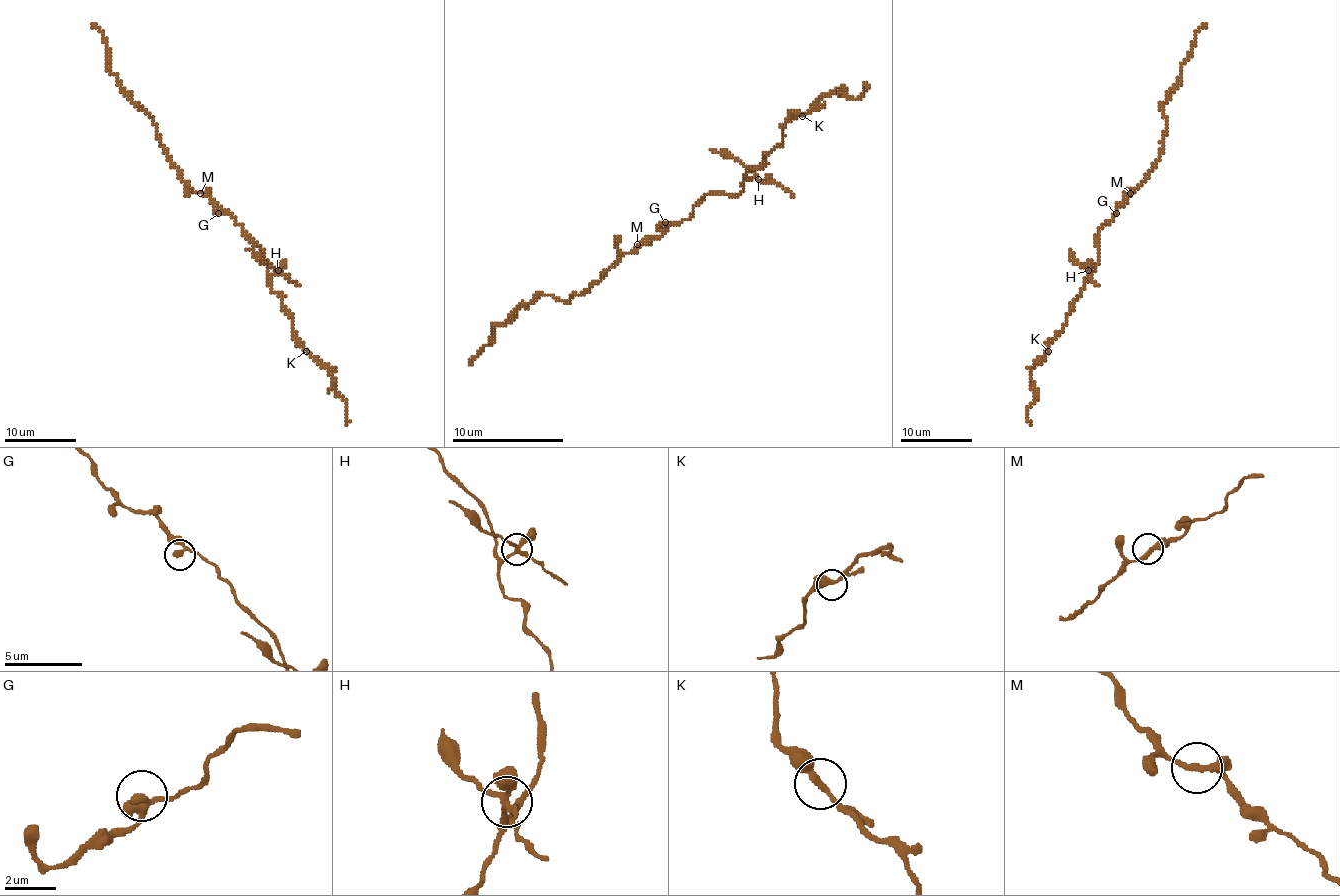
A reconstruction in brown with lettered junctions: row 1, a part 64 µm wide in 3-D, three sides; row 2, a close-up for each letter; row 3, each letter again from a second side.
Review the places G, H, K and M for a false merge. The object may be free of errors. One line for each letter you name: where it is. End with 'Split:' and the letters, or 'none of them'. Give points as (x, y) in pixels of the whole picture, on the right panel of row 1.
H: Place: (1088, 270)
Split: H

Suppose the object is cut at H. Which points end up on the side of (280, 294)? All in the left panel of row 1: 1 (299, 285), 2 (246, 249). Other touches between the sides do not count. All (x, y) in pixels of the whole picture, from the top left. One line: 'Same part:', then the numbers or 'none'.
Same part: none

